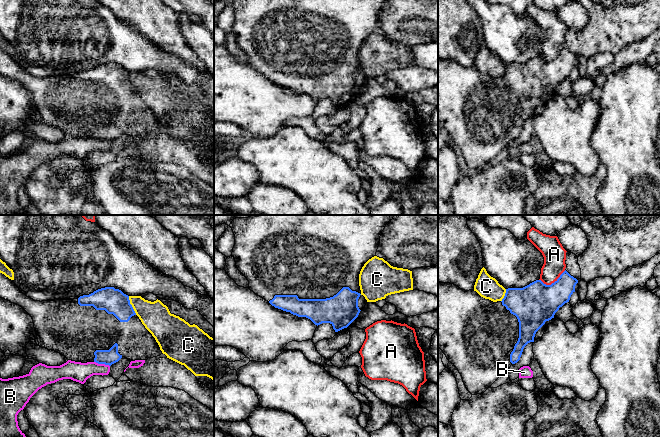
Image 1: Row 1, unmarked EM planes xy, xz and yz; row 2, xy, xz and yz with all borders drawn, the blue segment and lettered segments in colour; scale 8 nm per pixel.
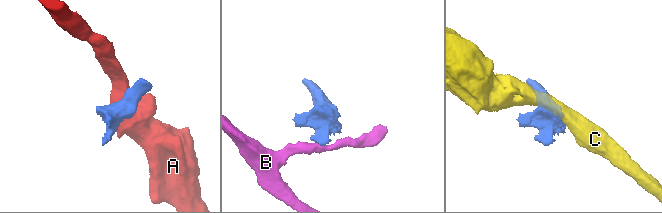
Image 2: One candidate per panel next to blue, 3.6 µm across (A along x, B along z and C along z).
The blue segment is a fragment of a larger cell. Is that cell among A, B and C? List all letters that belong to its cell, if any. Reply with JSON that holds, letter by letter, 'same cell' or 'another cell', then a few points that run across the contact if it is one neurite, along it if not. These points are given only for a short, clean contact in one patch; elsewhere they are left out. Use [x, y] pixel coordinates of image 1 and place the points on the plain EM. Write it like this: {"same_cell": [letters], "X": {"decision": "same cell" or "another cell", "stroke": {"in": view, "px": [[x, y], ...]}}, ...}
{"same_cell": [], "A": {"decision": "another cell"}, "B": {"decision": "another cell", "stroke": {"in": "xy", "px": [[94, 137], [109, 142]]}}, "C": {"decision": "another cell", "stroke": {"in": "xy", "px": [[128, 72], [129, 79], [136, 90]]}}}

